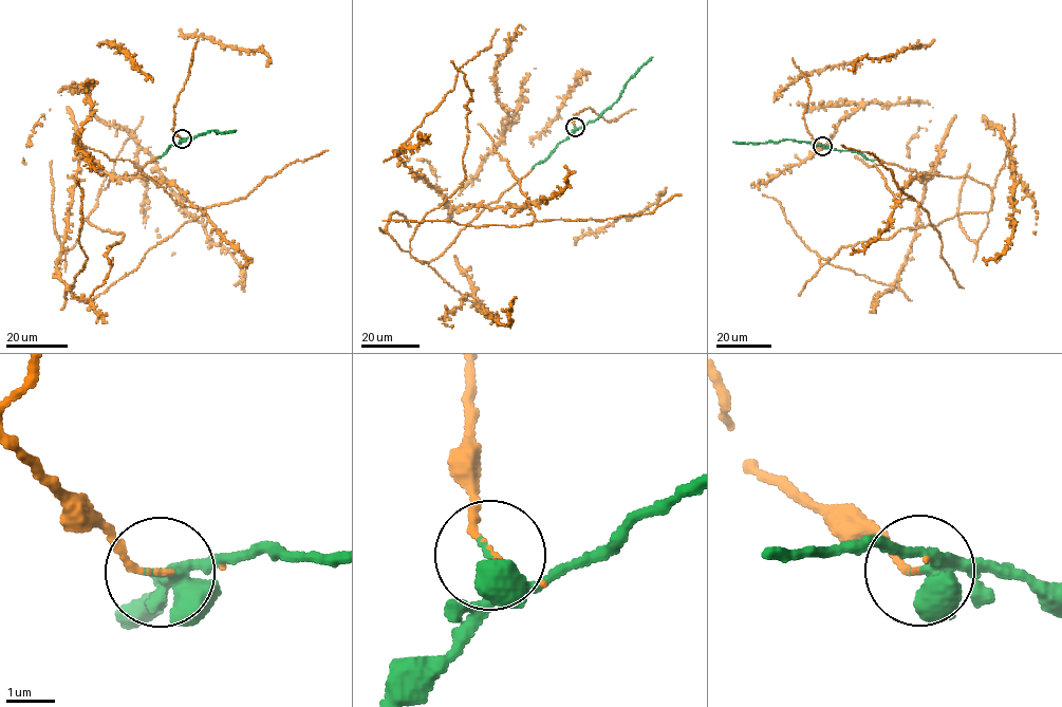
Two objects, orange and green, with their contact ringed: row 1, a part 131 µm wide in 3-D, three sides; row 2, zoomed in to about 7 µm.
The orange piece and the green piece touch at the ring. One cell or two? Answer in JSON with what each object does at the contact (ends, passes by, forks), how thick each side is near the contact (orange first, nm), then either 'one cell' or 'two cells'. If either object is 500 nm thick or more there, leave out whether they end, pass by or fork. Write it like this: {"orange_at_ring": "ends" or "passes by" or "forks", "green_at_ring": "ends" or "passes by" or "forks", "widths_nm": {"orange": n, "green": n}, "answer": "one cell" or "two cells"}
{"orange_at_ring": "ends", "green_at_ring": "forks", "widths_nm": {"orange": 100, "green": 200}, "answer": "one cell"}

